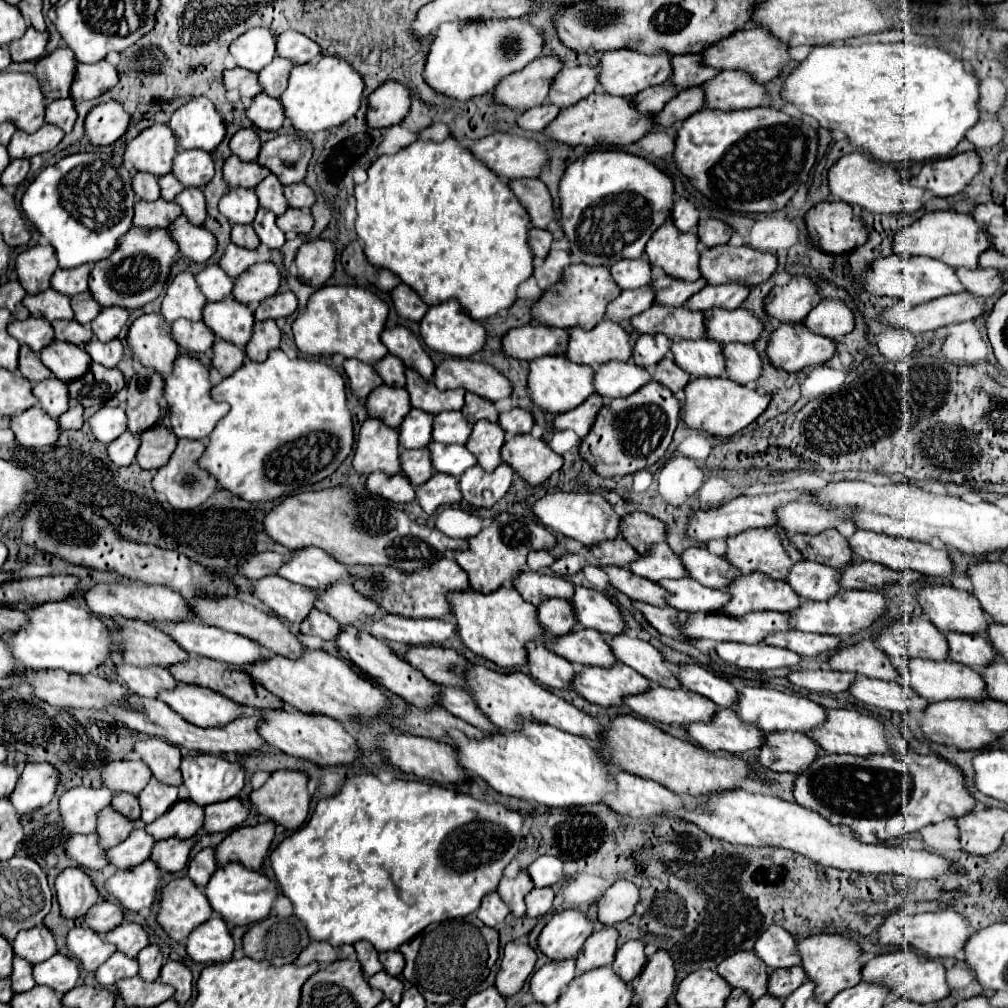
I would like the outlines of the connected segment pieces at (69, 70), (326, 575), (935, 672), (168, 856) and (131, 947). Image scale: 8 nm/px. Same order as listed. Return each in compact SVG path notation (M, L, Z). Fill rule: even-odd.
M56 48L54 52L46 54L36 62L34 76L40 82L46 102L68 98L74 72L76 72L76 58L72 58L72 50L68 48Z
M304 548L294 550L292 560L278 570L278 576L312 590L326 590L328 586L350 578L350 570L320 548Z
M914 658L914 660L908 660L906 666L900 668L900 672L902 672L904 682L928 702L940 702L940 700L950 700L950 698L952 700L954 698L960 698L960 700L982 700L984 698L984 688L986 688L984 678L976 670L966 668L964 664L958 664L952 660L932 662L932 660Z
M160 840L154 844L150 860L160 872L178 872L186 866L194 840Z
M132 922L120 924L118 928L110 930L102 938L104 938L104 942L114 944L116 950L126 954L128 958L134 958L142 948L146 948L150 944L146 930L142 926L138 926L138 924L132 924Z

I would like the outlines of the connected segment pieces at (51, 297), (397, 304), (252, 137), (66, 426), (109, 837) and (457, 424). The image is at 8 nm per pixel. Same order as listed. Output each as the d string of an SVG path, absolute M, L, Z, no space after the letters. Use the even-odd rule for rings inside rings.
M52 288L36 294L26 296L22 304L28 308L30 316L34 318L46 318L46 320L72 320L74 312L70 308L70 298L62 296L60 292L54 292Z
M398 284L392 292L392 302L394 308L398 312L400 318L408 318L414 322L420 322L424 312L428 310L428 306L424 306L424 302L420 300L420 296L416 296L416 292L412 292L412 288L408 288L406 284Z
M244 128L244 130L238 130L232 140L230 140L230 150L234 156L238 156L240 160L244 162L252 162L258 152L260 152L260 138L258 134L252 130L252 128Z
M70 400L70 408L58 418L58 424L60 424L60 430L78 430L82 428L82 406L76 404L76 400Z
M108 806L102 812L98 812L98 826L96 826L98 844L102 848L112 848L124 842L128 832L132 832L132 828L136 826L140 826L140 822L132 824L132 820L124 820L118 812L112 812L112 808Z
M444 412L434 416L432 440L442 444L466 444L472 428L460 412Z

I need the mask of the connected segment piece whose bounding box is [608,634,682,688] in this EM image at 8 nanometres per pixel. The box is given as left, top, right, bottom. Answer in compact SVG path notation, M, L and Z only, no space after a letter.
M620 634L608 638L608 644L612 644L614 656L618 656L620 662L628 664L630 668L646 676L650 682L666 688L682 686L676 674L668 668L660 650L654 648L650 642L644 642L640 638L630 638L628 634Z

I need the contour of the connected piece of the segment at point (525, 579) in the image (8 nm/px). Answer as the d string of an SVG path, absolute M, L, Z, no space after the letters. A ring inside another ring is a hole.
M524 570L518 578L514 588L522 594L526 602L540 604L546 598L572 598L574 584L562 576L546 576L532 570Z

